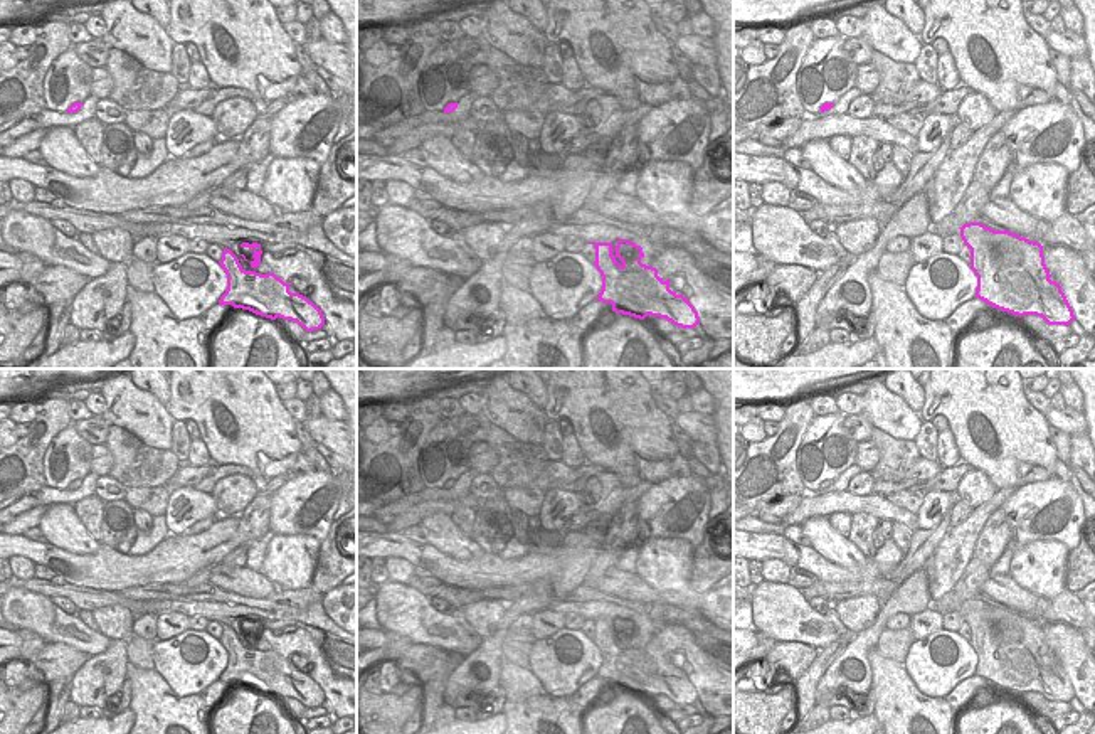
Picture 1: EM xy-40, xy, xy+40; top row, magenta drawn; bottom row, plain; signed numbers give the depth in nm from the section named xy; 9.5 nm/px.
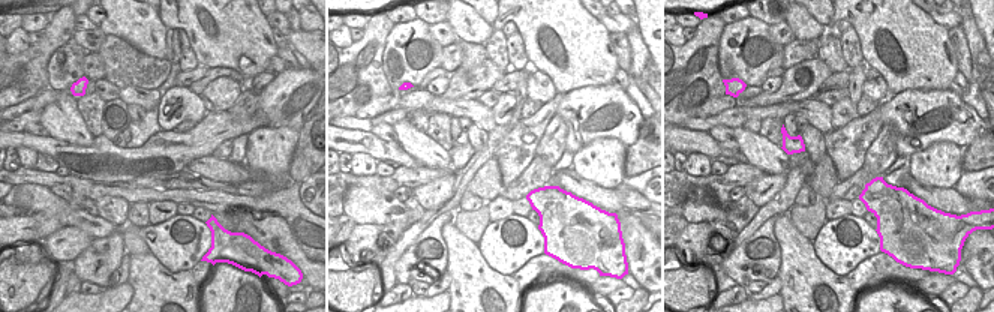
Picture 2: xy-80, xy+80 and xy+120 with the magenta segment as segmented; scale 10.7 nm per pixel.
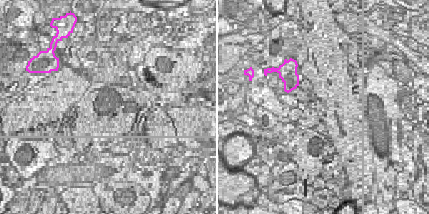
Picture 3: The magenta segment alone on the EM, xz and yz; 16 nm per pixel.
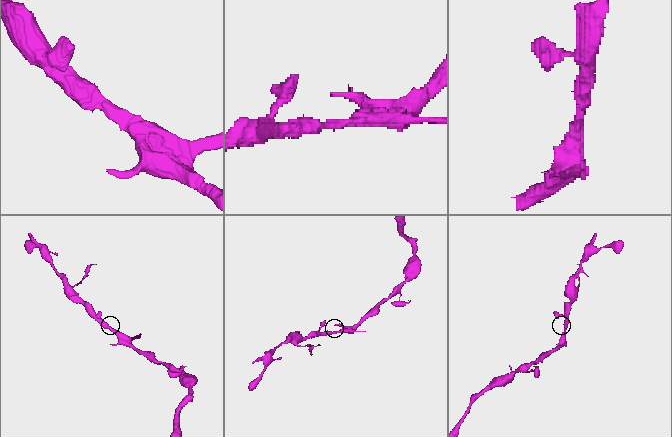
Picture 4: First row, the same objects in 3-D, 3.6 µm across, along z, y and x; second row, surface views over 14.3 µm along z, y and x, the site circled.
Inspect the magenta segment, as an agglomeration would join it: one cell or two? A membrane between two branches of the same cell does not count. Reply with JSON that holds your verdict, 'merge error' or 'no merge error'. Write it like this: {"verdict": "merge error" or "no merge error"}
{"verdict": "no merge error"}

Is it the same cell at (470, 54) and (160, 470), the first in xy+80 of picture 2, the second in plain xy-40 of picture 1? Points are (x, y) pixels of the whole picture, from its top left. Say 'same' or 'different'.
same

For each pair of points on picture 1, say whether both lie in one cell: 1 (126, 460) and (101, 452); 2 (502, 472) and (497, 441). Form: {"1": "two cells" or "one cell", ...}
{"1": "two cells", "2": "one cell"}

